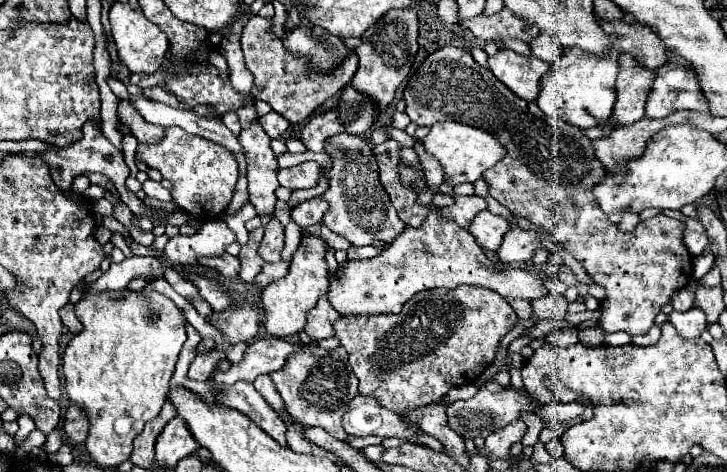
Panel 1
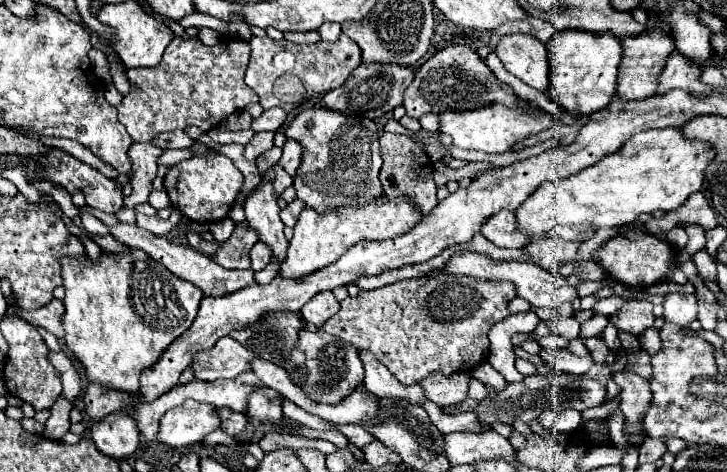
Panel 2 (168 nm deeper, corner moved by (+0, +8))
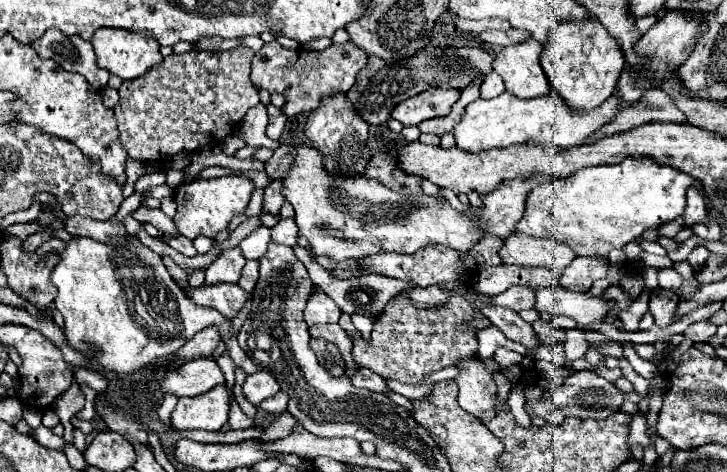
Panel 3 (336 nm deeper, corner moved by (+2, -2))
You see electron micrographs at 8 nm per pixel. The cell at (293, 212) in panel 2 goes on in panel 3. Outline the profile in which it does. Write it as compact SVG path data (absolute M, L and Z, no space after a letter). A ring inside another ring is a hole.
M280 219L274 227L272 227L272 241L276 243L284 243L284 245L294 245L298 237L298 227L294 223L294 219Z

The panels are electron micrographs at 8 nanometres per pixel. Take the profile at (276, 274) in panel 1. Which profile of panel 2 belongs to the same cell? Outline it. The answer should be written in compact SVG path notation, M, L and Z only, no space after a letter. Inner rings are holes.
M120 223L118 227L110 227L110 235L114 235L118 241L134 247L134 249L142 249L146 251L152 259L156 259L158 263L166 265L166 269L170 269L176 277L200 287L204 291L204 295L208 297L222 297L222 295L230 295L250 283L254 283L254 271L252 269L244 269L244 271L230 271L230 269L224 269L220 267L212 257L208 255L202 255L200 251L192 249L192 247L184 247L184 245L176 245L176 243L170 243L168 239L164 237L156 237L136 225L124 225Z

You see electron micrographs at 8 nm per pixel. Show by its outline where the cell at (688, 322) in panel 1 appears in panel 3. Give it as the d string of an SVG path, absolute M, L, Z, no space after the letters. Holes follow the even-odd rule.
M660 287L652 289L648 309L650 309L650 313L654 315L654 323L660 325L660 327L670 325L670 323L674 321L676 303L678 303L676 297L672 297L672 295L670 295L670 297L668 297L668 295L660 295Z

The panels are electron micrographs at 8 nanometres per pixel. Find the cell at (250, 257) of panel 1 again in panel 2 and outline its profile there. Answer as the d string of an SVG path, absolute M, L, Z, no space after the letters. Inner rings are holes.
M236 225L232 237L224 241L214 255L214 261L226 269L248 269L250 249L258 241L258 231L250 225Z

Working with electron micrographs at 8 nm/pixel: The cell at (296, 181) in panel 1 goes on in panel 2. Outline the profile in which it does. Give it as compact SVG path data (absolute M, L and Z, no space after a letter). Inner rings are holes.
M278 163L274 165L274 173L276 173L276 181L274 181L274 191L276 191L276 197L280 197L280 193L292 185L294 177L290 177L290 173L286 173L286 169L282 169Z

